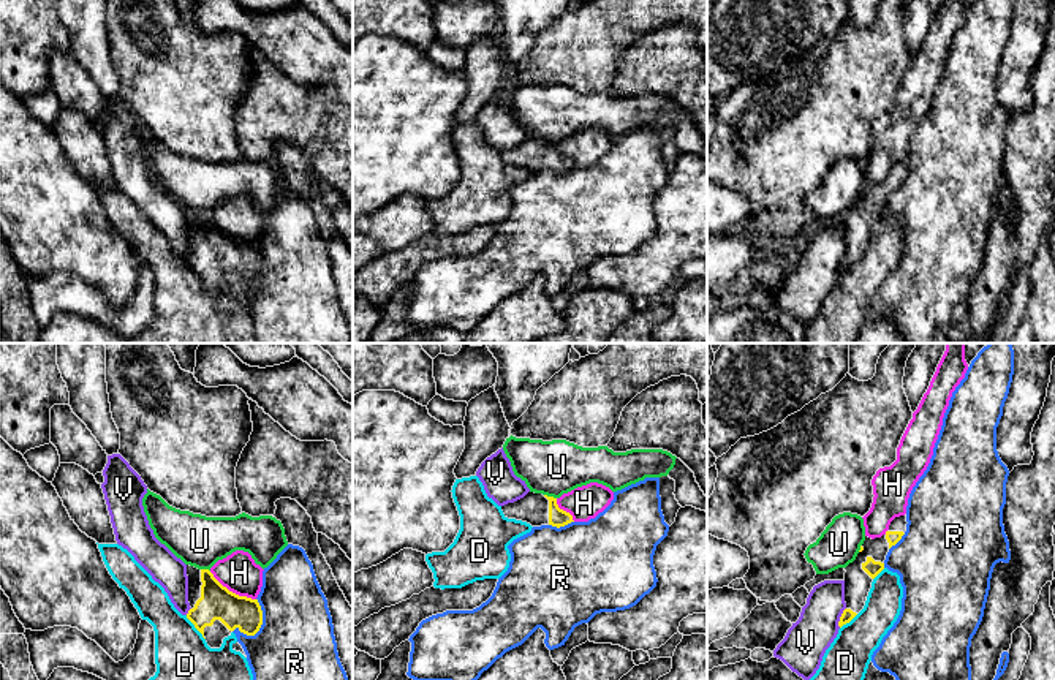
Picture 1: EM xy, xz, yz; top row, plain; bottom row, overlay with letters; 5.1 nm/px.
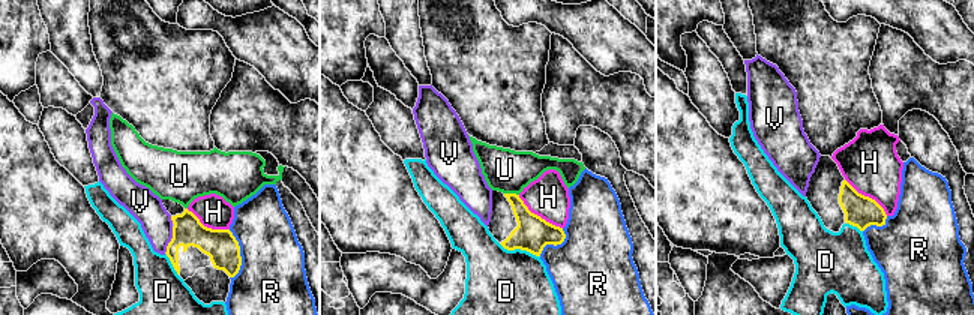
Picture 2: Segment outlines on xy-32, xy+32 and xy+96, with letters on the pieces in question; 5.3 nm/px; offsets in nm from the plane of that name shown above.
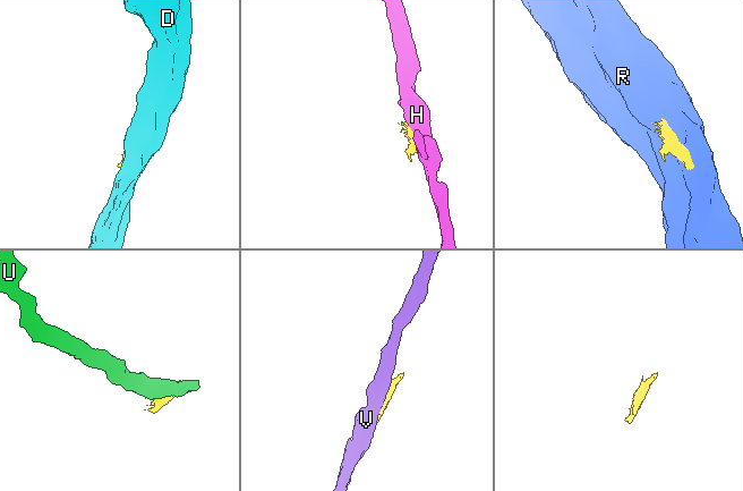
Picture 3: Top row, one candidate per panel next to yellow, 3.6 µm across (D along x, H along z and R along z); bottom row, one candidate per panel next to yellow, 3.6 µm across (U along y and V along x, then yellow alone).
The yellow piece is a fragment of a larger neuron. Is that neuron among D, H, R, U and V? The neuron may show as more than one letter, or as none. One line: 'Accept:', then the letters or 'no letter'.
Accept: no letter

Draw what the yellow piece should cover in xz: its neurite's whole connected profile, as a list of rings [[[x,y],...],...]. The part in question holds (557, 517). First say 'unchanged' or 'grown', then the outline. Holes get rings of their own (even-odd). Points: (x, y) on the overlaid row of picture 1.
grown; [[[528,492],[524,498],[501,506],[505,517],[530,523],[531,527],[552,525],[565,527],[573,516],[558,508],[557,498]]]

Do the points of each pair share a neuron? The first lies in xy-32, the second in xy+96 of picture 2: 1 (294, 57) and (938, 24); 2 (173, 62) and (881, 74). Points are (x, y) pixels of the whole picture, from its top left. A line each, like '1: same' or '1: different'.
1: same
2: different

